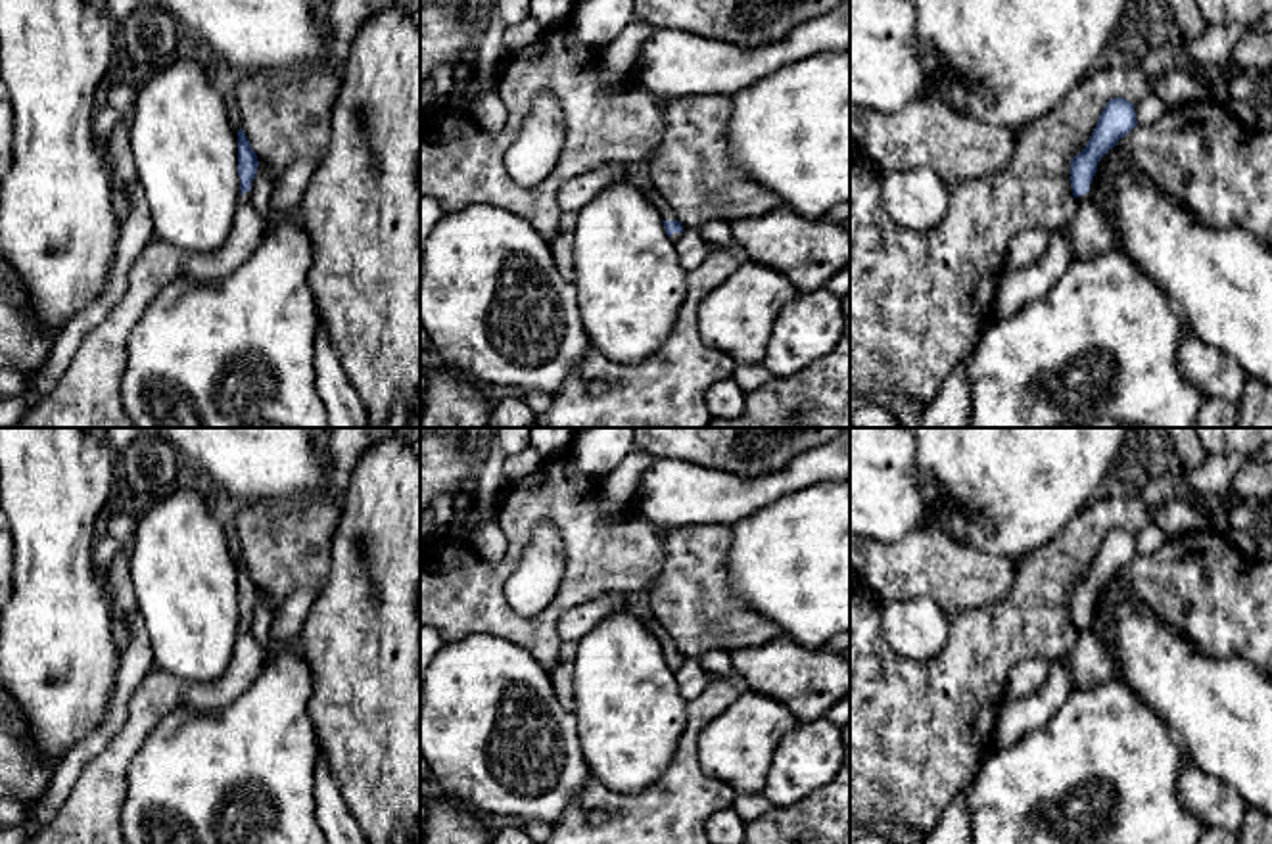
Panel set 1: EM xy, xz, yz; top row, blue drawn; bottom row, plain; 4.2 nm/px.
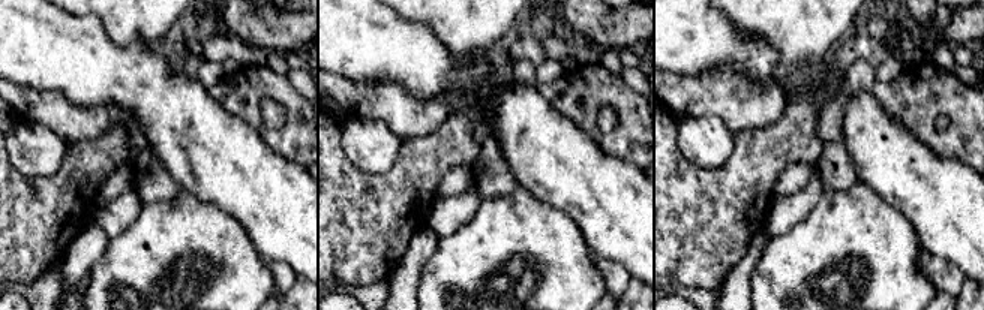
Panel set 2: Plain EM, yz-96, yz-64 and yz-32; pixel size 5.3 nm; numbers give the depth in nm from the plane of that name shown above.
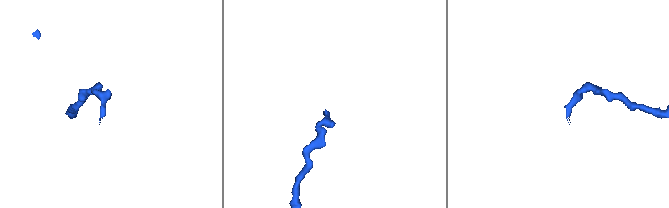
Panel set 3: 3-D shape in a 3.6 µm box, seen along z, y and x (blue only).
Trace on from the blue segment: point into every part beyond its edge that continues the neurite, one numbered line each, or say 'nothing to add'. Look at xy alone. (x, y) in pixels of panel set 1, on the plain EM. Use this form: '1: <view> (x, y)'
nothing to add

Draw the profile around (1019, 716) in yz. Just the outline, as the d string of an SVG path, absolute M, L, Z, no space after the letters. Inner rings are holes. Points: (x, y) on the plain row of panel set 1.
M1065 658L1049 662L1048 681L1032 694L1005 696L996 727L996 748L1015 746L1025 735L1048 723L1072 691Z

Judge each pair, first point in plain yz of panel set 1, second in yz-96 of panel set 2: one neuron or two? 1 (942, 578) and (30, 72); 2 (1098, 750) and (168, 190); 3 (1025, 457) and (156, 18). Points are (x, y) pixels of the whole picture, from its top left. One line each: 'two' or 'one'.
1: two
2: two
3: one

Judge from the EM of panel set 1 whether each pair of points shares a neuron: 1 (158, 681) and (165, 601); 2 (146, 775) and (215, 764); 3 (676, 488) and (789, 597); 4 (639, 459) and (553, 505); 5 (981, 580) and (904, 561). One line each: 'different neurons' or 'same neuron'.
1: different neurons
2: same neuron
3: different neurons
4: different neurons
5: same neuron

